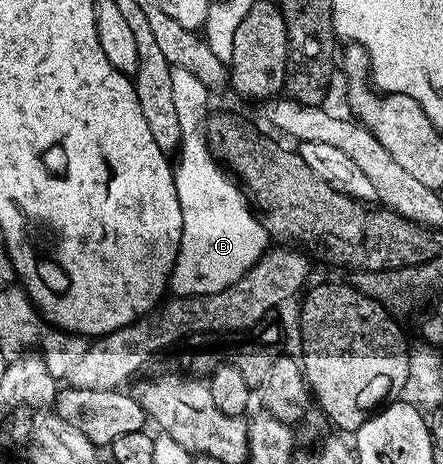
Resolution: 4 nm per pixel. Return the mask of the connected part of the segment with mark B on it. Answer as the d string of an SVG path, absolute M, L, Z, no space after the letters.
M172 68L172 96L182 132L173 166L182 212L182 238L168 285L176 297L212 295L236 283L258 262L268 248L268 234L255 210L242 198L243 190L210 153L206 142L206 100L212 97L211 90L192 71Z

